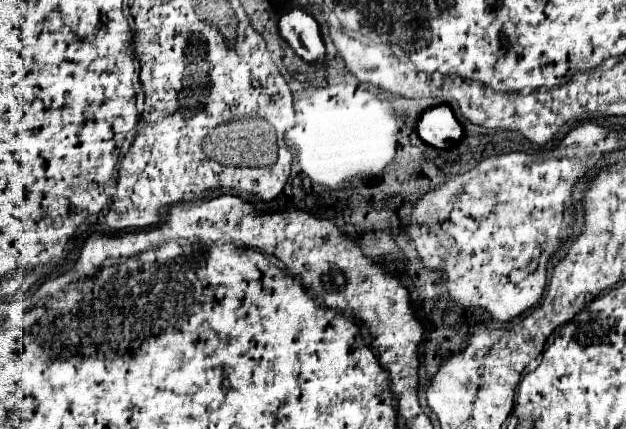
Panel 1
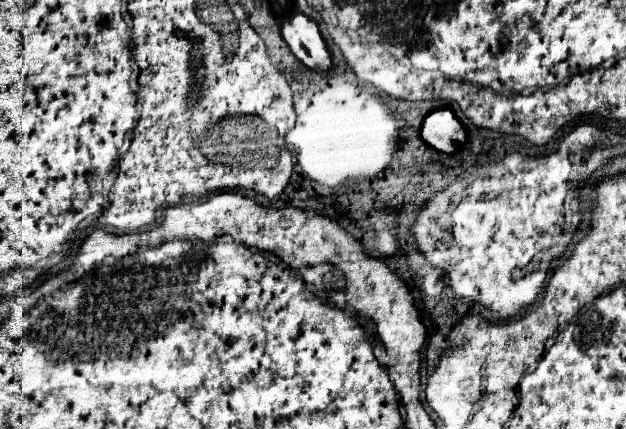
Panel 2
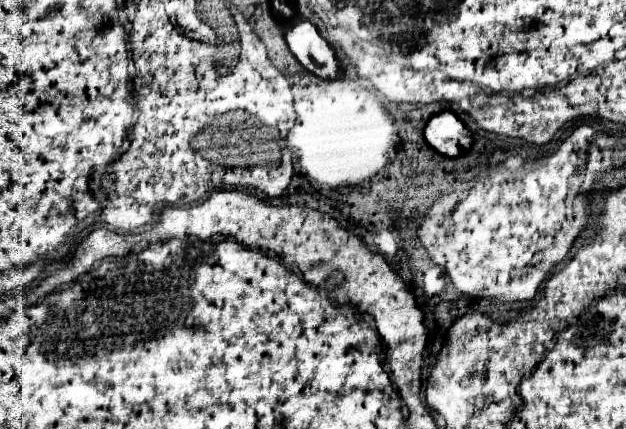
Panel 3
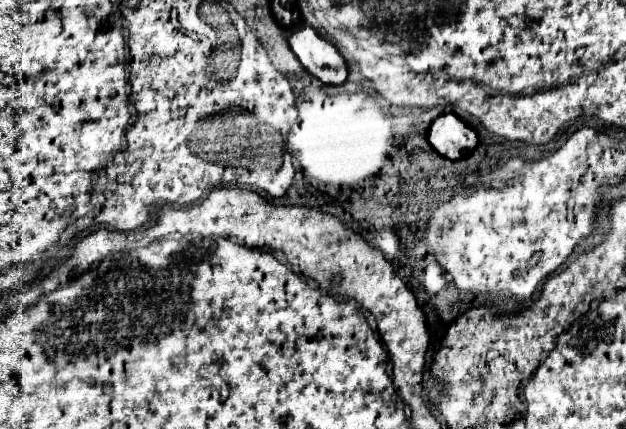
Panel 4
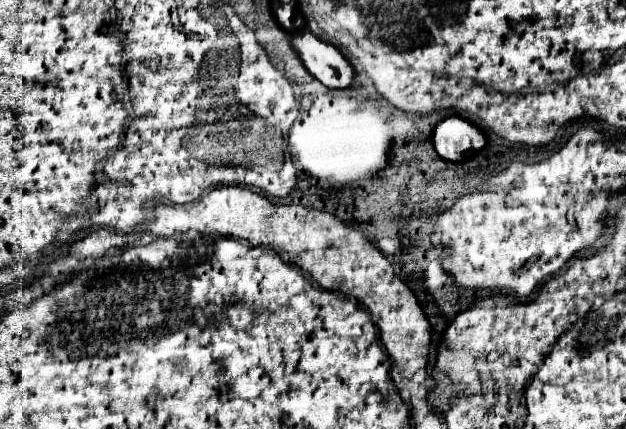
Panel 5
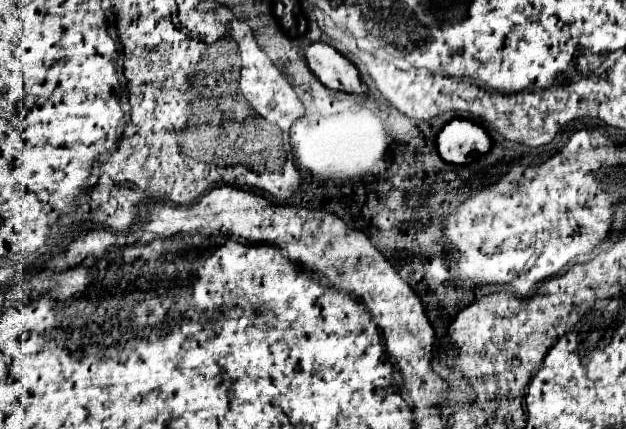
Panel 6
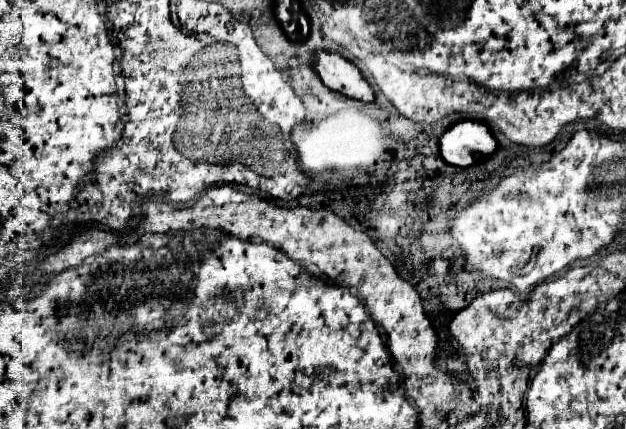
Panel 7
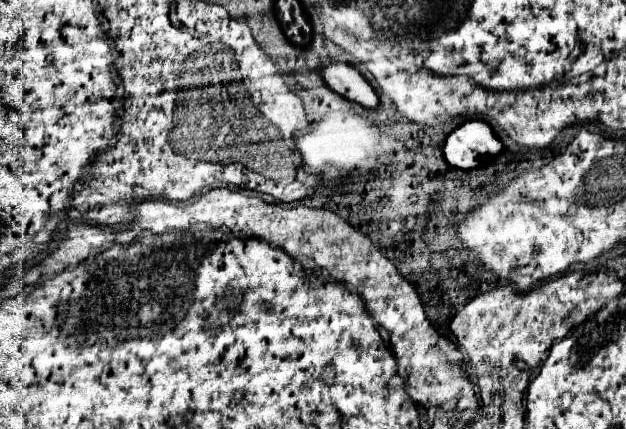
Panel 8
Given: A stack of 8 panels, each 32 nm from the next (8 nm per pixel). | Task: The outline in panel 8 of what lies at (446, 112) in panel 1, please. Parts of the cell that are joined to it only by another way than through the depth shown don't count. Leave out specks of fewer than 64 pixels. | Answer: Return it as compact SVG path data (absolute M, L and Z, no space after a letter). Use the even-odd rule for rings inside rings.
M468 120L444 138L444 158L454 168L476 168L482 158L492 160L502 152L502 142L482 120Z

